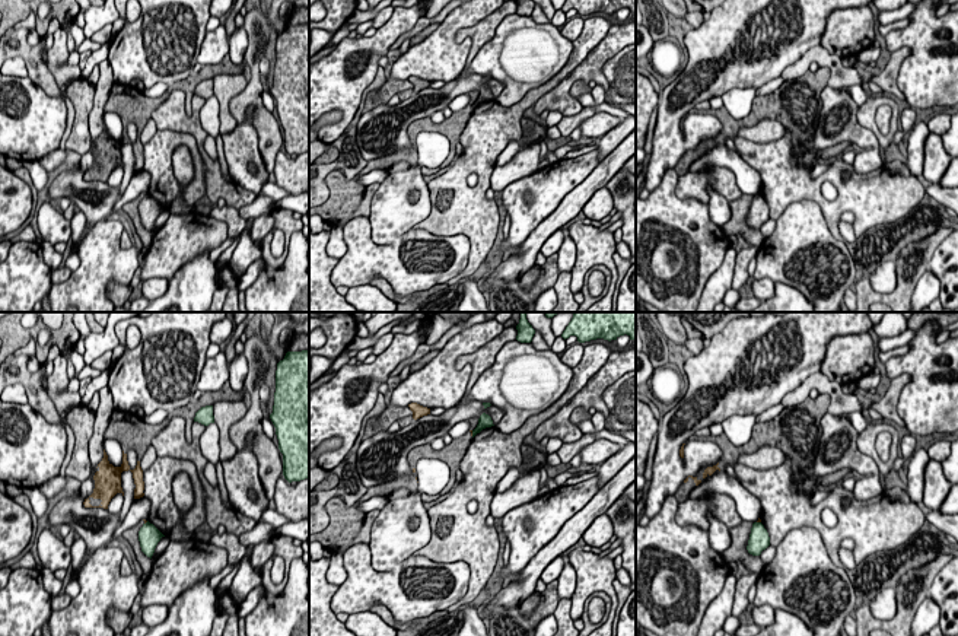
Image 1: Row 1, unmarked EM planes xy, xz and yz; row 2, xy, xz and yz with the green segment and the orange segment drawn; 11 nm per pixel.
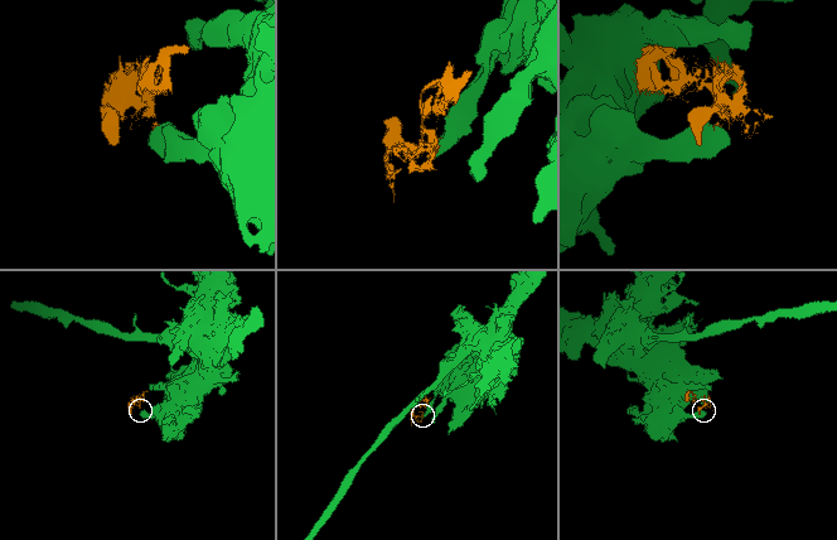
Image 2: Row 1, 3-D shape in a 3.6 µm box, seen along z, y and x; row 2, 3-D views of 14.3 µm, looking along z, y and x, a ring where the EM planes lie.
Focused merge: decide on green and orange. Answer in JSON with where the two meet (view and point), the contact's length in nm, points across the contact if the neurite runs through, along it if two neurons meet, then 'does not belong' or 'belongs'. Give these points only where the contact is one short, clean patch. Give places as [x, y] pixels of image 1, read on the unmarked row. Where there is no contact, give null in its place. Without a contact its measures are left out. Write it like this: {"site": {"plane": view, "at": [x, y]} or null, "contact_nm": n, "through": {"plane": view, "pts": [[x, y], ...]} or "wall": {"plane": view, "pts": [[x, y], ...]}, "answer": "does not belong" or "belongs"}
{"site": {"plane": "xz", "at": [473, 107]}, "contact_nm": 70, "wall": {"plane": "xz", "pts": [[471, 104], [473, 108]]}, "answer": "does not belong"}

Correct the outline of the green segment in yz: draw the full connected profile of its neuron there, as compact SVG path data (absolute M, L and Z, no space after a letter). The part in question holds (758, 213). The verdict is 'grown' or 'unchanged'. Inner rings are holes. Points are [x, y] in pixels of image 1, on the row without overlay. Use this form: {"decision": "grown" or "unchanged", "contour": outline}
{"decision": "unchanged", "contour": "M754 195L748 213L747 223L752 229L760 229L770 219L770 210L761 195Z"}

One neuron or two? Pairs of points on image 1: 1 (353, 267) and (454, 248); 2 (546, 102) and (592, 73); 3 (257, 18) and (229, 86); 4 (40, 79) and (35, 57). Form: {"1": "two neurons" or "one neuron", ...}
{"1": "one neuron", "2": "one neuron", "3": "one neuron", "4": "one neuron"}

